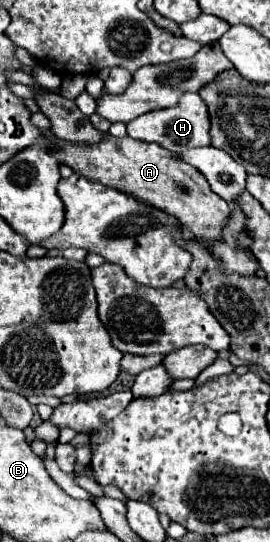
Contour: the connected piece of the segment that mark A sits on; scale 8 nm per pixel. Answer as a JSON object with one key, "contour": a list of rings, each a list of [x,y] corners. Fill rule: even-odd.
{"contour":[[[109,133],[97,143],[67,143],[57,139],[55,145],[57,147],[53,147],[53,151],[49,149],[49,153],[53,153],[59,163],[69,165],[75,173],[83,173],[83,177],[91,181],[131,193],[153,207],[165,209],[175,215],[195,237],[221,237],[221,229],[227,223],[231,207],[217,193],[213,193],[205,177],[201,177],[201,173],[197,173],[197,169],[189,163],[181,161],[177,153],[129,135],[113,137]]]}

